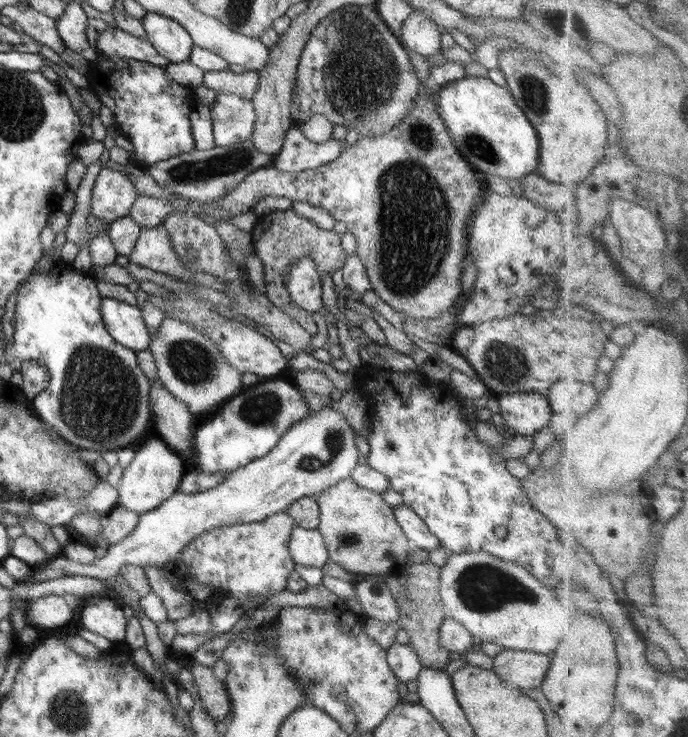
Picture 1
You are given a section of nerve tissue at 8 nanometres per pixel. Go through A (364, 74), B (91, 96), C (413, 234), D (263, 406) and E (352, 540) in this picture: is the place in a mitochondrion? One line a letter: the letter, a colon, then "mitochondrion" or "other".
A: mitochondrion
B: other
C: mitochondrion
D: mitochondrion
E: mitochondrion

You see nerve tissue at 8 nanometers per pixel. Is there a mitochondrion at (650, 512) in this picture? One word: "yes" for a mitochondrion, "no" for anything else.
no

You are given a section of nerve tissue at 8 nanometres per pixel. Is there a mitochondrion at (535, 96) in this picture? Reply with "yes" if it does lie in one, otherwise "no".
yes

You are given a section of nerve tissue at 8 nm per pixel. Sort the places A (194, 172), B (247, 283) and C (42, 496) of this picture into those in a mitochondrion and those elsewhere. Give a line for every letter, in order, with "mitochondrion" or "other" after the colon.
A: mitochondrion
B: other
C: other

